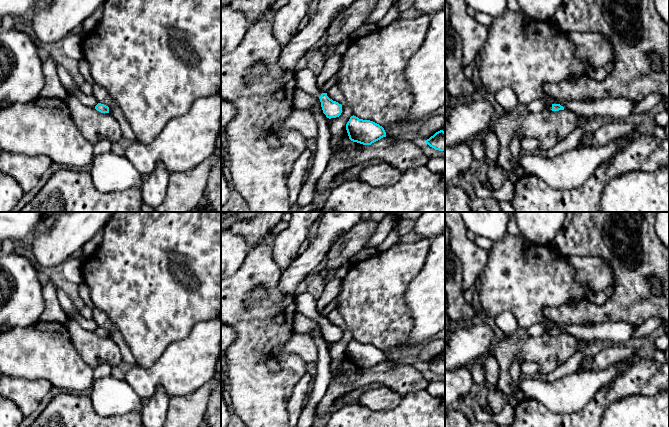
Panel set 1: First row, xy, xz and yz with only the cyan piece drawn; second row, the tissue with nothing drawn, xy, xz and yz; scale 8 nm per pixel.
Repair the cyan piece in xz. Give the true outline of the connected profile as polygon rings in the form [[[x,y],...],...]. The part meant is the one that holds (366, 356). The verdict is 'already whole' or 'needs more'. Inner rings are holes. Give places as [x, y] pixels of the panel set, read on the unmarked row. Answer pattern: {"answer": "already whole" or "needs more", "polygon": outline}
{"answer": "already whole", "polygon": [[[354,339],[347,346],[346,354],[351,365],[363,369],[371,369],[386,361],[386,356],[382,350],[370,344],[359,343]]]}

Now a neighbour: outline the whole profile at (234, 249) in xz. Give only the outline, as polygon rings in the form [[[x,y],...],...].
[[[231,229],[221,230],[221,279],[235,273],[243,264],[248,247],[245,240]]]

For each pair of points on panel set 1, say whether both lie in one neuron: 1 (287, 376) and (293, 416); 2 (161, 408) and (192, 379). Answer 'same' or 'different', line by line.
1: different
2: different

